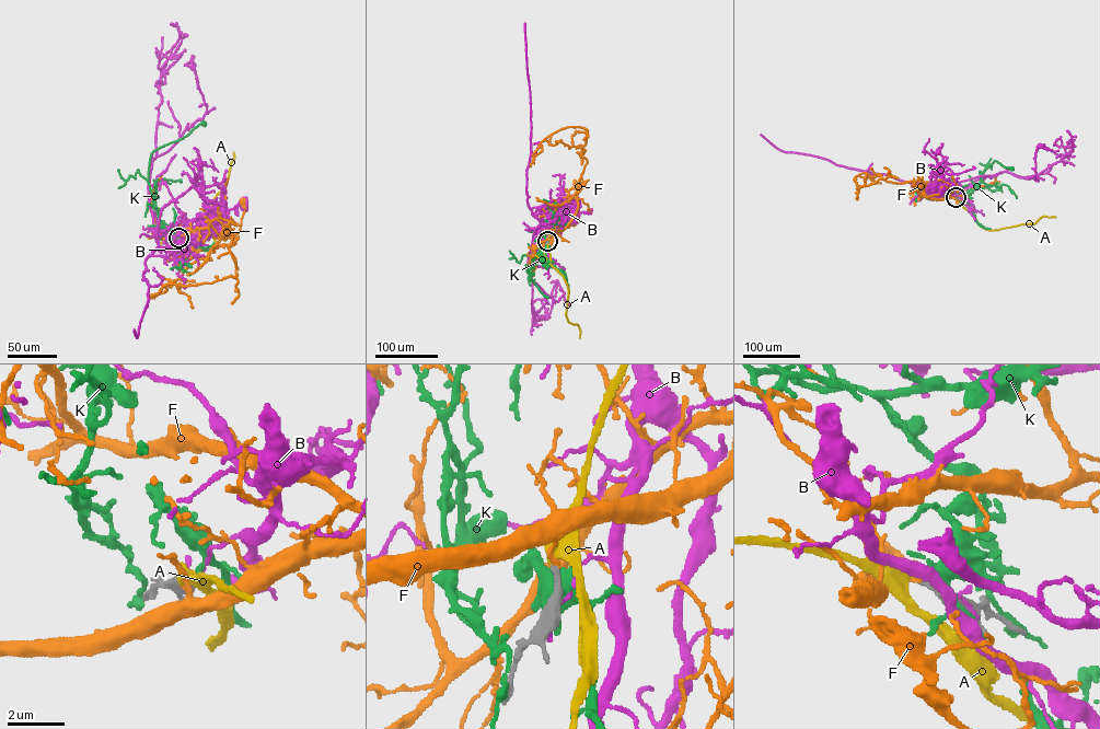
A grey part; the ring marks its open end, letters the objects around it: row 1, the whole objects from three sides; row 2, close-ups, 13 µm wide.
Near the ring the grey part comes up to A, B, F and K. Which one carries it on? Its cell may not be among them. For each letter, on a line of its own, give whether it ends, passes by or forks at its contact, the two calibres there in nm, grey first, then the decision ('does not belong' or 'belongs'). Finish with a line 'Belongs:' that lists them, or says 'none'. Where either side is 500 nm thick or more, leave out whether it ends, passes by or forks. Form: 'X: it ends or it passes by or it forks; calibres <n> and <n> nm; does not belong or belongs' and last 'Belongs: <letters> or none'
A: it ends; calibres 240 and 400 nm; does not belong
B: it ends; calibres 340 and 190 nm; does not belong
F: it ends; calibres 240 and 180 nm; does not belong
K: calibres 500 and 180 nm; does not belong
Belongs: none

